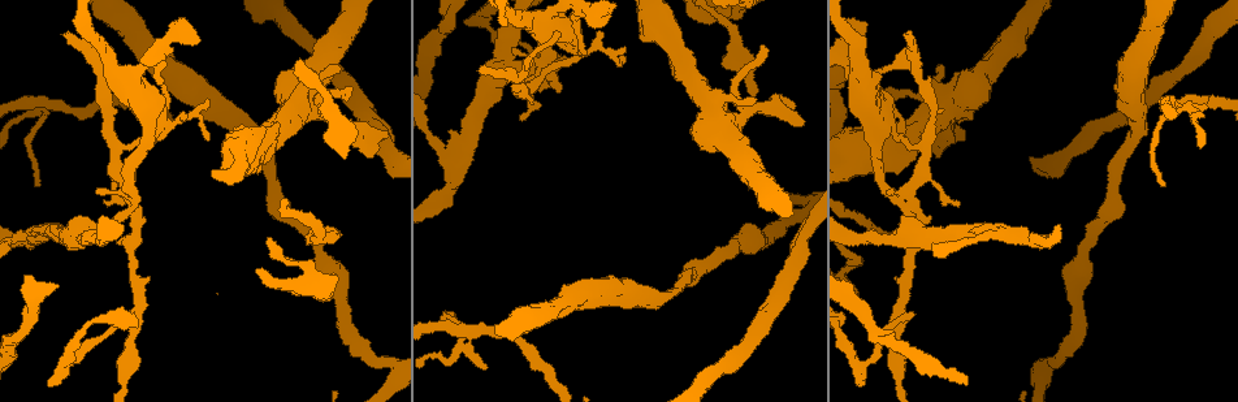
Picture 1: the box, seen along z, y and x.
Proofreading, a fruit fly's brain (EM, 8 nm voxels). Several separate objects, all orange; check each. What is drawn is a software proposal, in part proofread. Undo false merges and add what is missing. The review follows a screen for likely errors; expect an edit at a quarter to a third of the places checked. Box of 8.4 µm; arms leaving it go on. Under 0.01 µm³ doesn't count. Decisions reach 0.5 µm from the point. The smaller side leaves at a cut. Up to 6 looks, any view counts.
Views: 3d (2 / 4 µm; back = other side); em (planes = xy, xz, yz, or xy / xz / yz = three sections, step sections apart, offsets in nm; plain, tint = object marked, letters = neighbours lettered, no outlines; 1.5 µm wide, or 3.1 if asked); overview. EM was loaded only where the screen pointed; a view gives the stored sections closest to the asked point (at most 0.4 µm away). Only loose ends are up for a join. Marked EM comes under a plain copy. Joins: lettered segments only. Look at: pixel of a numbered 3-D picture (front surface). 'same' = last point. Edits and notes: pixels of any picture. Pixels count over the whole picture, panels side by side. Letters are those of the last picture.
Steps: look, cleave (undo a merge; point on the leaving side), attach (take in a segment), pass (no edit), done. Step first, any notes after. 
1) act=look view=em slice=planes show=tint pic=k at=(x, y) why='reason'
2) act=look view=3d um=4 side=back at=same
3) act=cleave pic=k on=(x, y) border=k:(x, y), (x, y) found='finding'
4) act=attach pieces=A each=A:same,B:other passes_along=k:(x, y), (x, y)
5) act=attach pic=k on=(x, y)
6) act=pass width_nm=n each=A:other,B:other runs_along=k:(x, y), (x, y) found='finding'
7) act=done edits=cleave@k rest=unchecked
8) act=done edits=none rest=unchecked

act=look view=em slice=yz step=8 show=tint pic=1 at=(111, 114) why='touches itself'

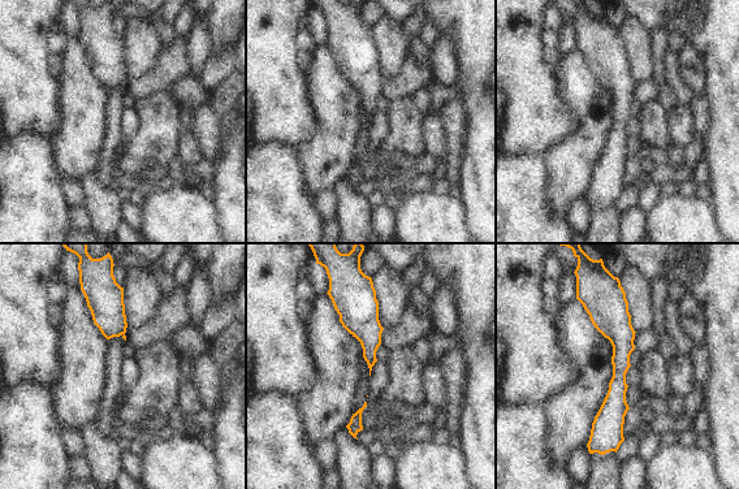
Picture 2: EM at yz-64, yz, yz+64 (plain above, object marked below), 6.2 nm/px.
act=look view=em slice=planes show=letters at=same why='another direction'

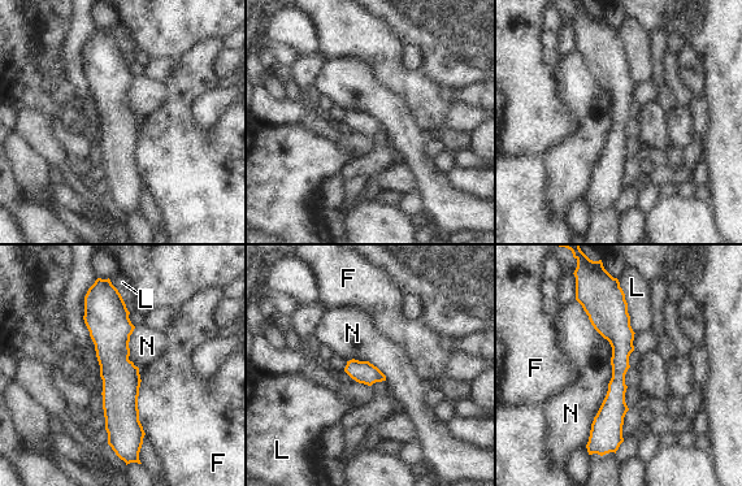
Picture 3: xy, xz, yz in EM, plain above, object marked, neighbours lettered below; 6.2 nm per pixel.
act=pass each=F:other,L:other,N:other found='continuous, no second neuron'

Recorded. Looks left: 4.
act=look view=em slice=yz step=4 show=tint pic=1 at=(898, 314) why='branch point'

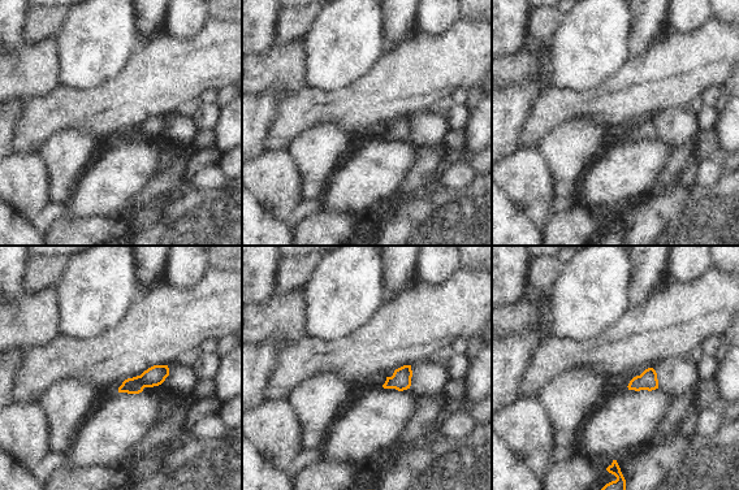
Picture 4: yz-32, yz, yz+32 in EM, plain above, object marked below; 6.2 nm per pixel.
act=look view=em slice=planes show=tint at=same

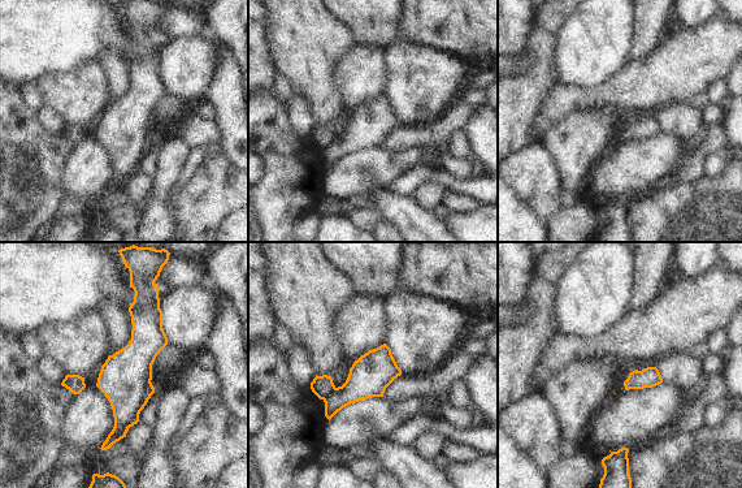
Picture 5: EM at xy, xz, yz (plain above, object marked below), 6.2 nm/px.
act=look view=em slice=planes show=letters at=same why='see the neighbours'

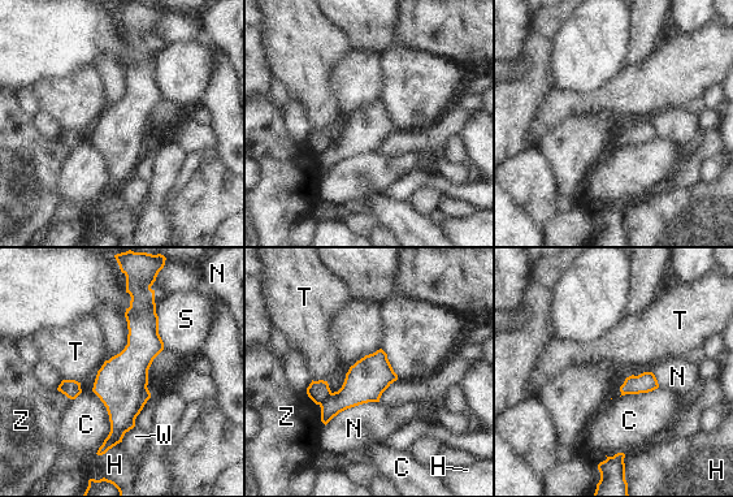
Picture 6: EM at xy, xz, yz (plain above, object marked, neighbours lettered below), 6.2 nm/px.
act=cleave pic=6 on=(363, 384) each=C:other,H:other,N:other,S:other,T:other,W:other,Z:other part_leaving=6:(143, 298), (143, 346), (104, 448) found='a second neuron is stuck on'

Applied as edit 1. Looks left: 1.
act=done edits=cleave@6 rest=unchecked

